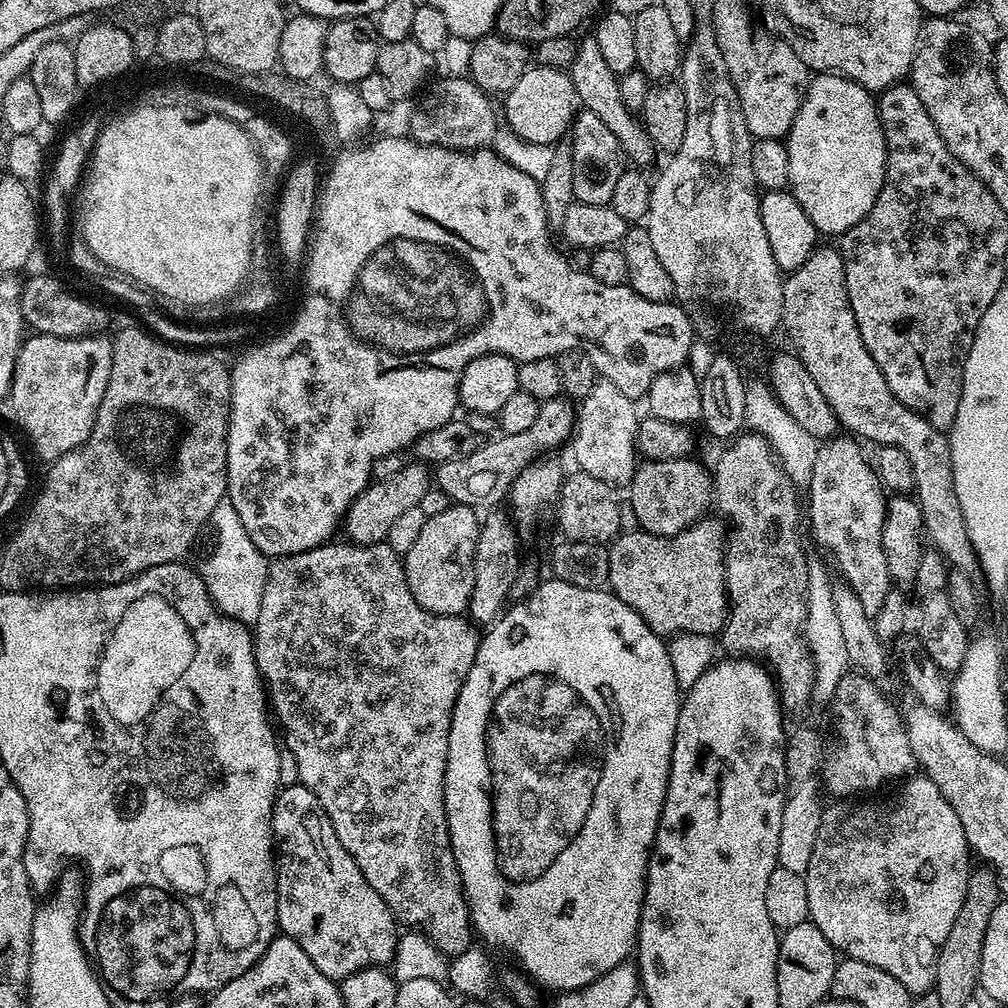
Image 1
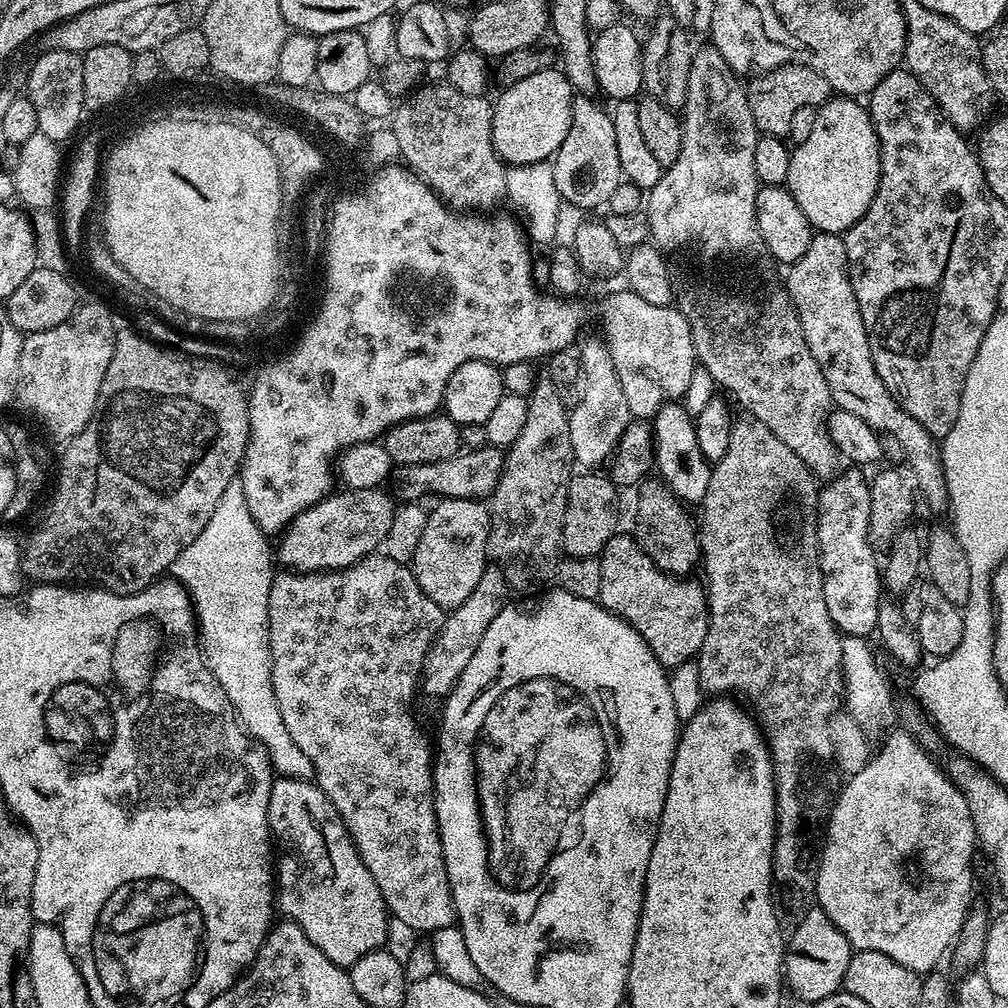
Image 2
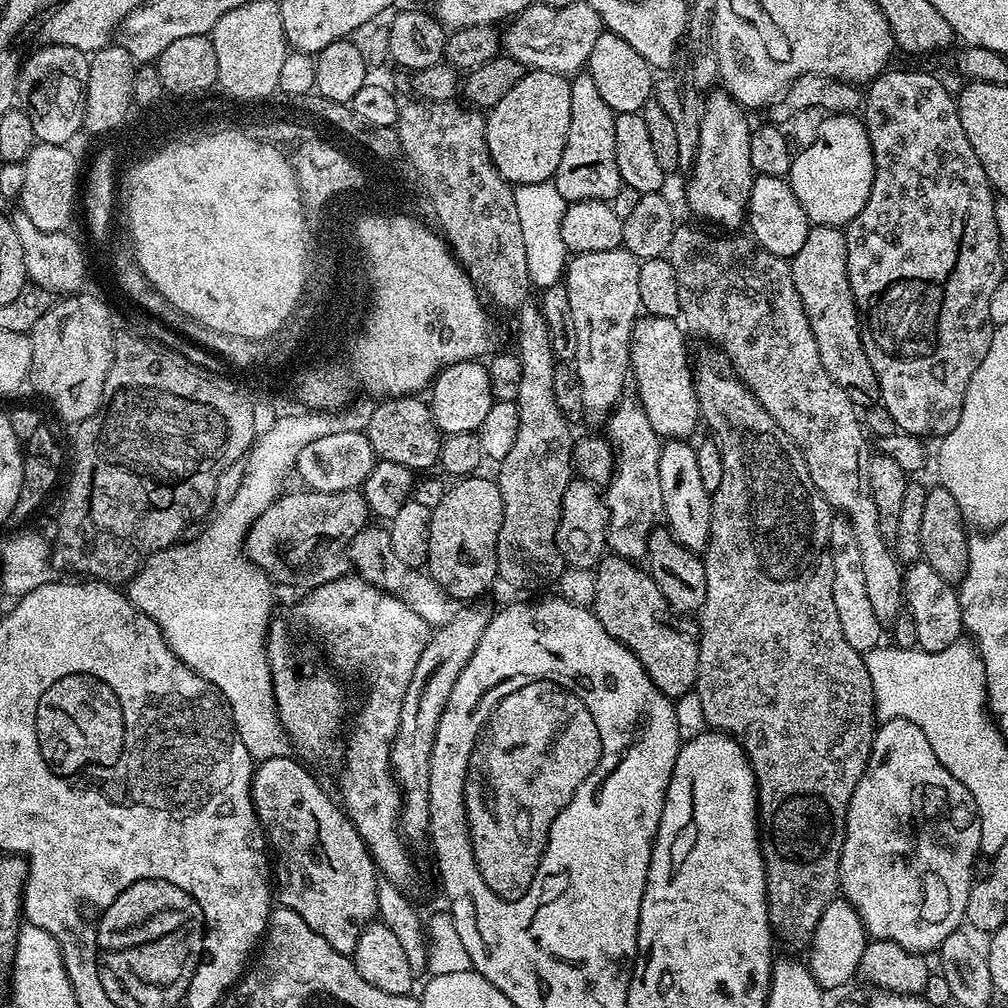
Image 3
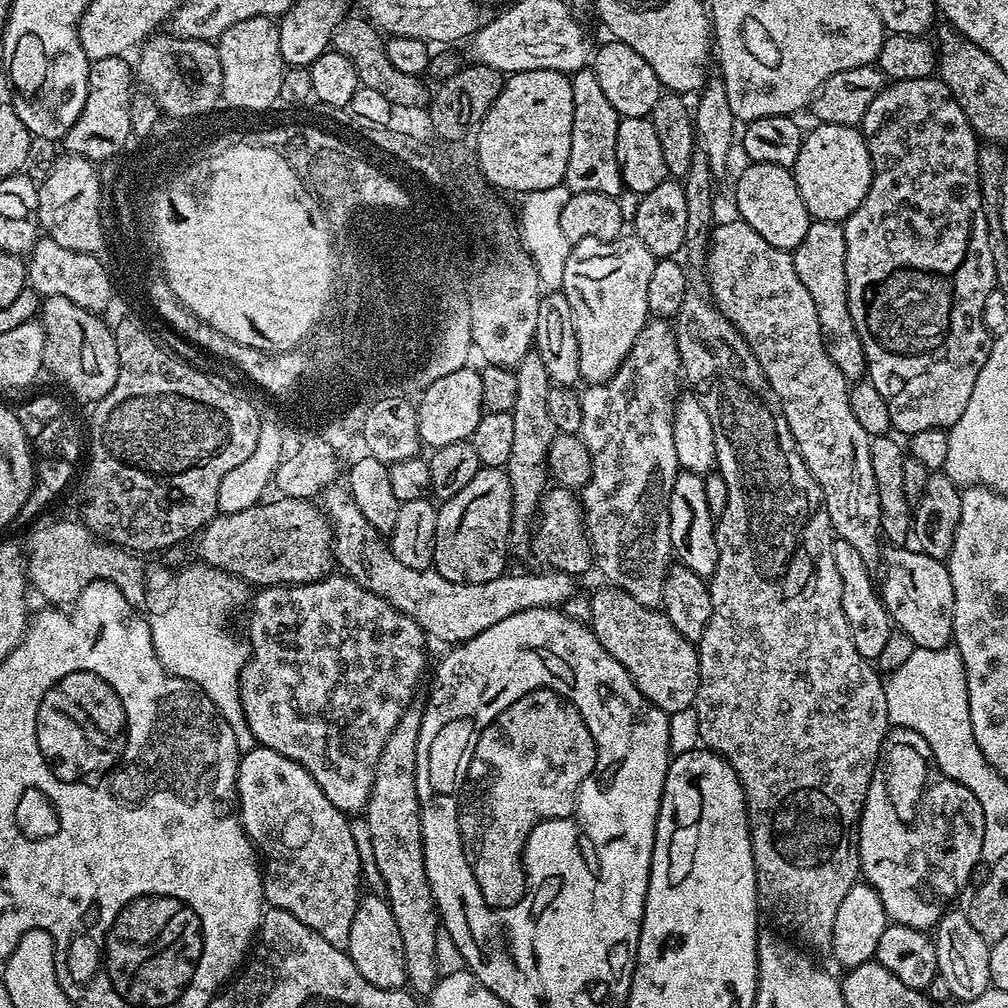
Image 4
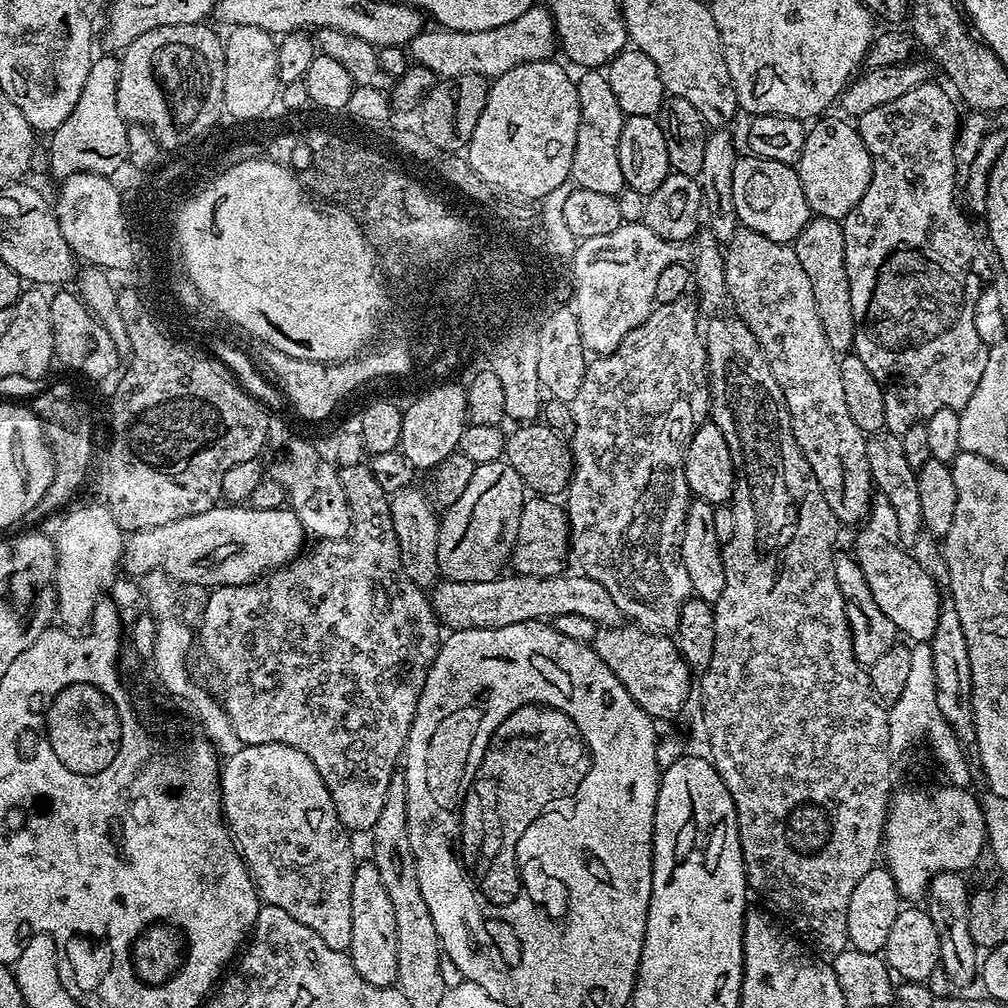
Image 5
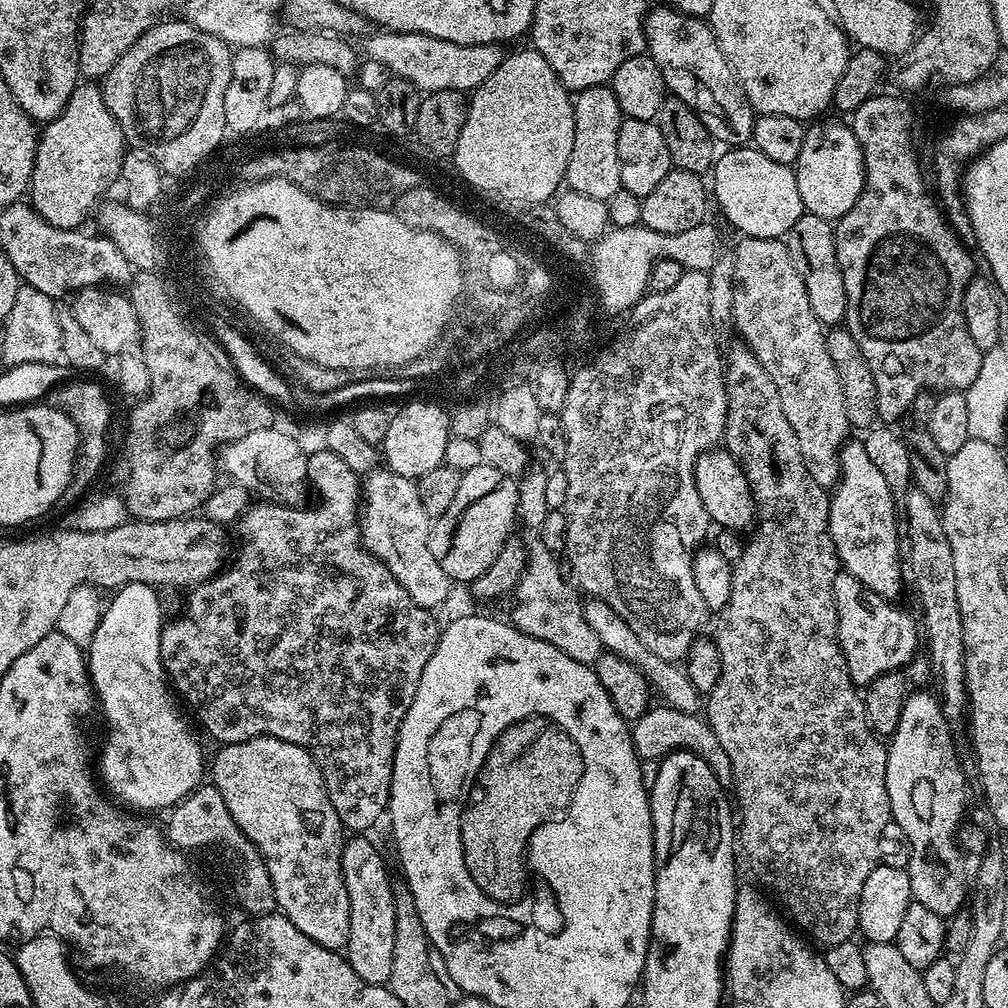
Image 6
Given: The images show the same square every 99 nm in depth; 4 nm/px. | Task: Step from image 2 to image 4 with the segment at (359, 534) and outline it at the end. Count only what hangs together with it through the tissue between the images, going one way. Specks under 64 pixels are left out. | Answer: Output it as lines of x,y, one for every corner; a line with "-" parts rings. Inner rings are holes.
285,496
283,498
275,498
269,504
267,502
259,502
250,506
249,509
240,510
238,513
226,513
224,515
218,514
211,520
209,524
205,524
200,529
198,535
195,537
194,543
196,543
196,550
194,546
194,552
196,552
201,561
205,564
209,564
211,568
221,568
223,572
229,572
230,575
236,576
239,580
245,580
250,586
271,586
274,584
313,584
315,580
321,580
323,576
329,575
330,569
334,564
334,553
332,550
332,526
328,523
328,517
324,515
323,511
319,507
314,506
315,503
311,499
299,500
296,497

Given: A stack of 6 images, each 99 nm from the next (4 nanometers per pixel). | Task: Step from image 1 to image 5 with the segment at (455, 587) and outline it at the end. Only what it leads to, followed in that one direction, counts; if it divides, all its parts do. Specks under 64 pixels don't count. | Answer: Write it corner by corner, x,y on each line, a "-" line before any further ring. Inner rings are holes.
503,459
476,465
470,486
466,486
466,491
458,497
454,506
443,509
438,520
440,576
454,582
490,582
497,579
509,563
525,499
524,480
512,465

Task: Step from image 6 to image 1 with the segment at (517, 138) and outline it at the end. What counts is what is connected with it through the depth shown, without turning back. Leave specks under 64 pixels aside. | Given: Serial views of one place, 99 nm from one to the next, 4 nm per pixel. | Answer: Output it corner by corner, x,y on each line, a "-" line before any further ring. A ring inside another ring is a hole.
530,66
514,82
514,86
503,97
503,123
518,138
531,144
555,145
569,135
572,121
578,111
576,91
572,85
571,75
559,68
541,68

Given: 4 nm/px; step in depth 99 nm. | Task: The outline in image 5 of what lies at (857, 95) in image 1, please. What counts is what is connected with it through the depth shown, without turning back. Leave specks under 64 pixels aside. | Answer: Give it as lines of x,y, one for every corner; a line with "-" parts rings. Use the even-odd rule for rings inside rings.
844,118
828,119
817,119
807,129
798,171
809,209
817,216
843,221
850,210
858,206
862,194
866,194
866,186
870,186
872,156
866,150
855,123

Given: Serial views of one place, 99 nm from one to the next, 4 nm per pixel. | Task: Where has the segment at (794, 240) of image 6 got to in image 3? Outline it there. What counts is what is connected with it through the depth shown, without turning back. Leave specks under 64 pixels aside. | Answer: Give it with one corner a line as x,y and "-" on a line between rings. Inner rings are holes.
812,224
806,234
806,242
802,242
802,250
791,257
794,290
802,298
802,306
806,310
806,318
810,322
810,330
814,330
814,342
818,342
818,358
822,358
822,366
826,366
826,374
846,390
846,398
857,409
867,410
880,400
878,374
874,374
874,366
870,366
870,358
866,358
862,321
860,311
856,308
854,294
850,290
850,278
846,270
846,238
840,228
829,224

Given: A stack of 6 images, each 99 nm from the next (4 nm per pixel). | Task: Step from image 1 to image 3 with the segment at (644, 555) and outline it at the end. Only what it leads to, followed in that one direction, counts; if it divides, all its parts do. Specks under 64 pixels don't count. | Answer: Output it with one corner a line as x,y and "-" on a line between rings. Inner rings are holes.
615,554
605,555
596,565
597,586
591,606
598,622
606,626
606,634
622,642
635,654
646,670
650,682
669,698
679,698
696,687
699,639
683,632
676,624
668,624
670,609
662,590
643,567
623,560

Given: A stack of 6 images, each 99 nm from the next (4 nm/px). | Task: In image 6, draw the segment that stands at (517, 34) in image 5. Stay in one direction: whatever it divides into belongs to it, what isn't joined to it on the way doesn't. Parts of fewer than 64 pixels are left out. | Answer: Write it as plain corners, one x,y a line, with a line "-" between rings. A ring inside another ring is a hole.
373,32
376,33
363,41
364,48
368,51
365,52
367,59
382,62
382,66
392,71
395,79
410,82
424,94
438,90
471,93
479,84
486,82
494,70
498,70
502,59
502,48
498,44
462,46
458,42
446,42
442,38
417,32

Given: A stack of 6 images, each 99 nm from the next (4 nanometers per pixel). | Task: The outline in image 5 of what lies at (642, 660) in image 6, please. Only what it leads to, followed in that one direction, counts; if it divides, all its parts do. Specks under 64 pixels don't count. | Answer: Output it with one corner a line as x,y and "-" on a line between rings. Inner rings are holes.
504,574
490,582
454,582
441,579
430,592
432,609
441,625
448,627
449,624
449,629
452,630
501,628
527,620
548,622
566,614
578,614
600,628
615,628
621,623
622,613
618,606
614,606
614,598
610,598
606,586
583,574
568,575
534,578

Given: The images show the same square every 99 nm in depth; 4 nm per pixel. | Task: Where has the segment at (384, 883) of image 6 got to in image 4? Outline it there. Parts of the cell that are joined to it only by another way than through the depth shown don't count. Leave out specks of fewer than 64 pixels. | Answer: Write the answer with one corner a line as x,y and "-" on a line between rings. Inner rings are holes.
361,895
358,910
354,910
354,923
350,925
346,951
354,966
358,966
358,974
362,974
370,986
403,989
407,985
406,950
402,950
402,934
398,934
398,922
394,922
394,914
383,895

